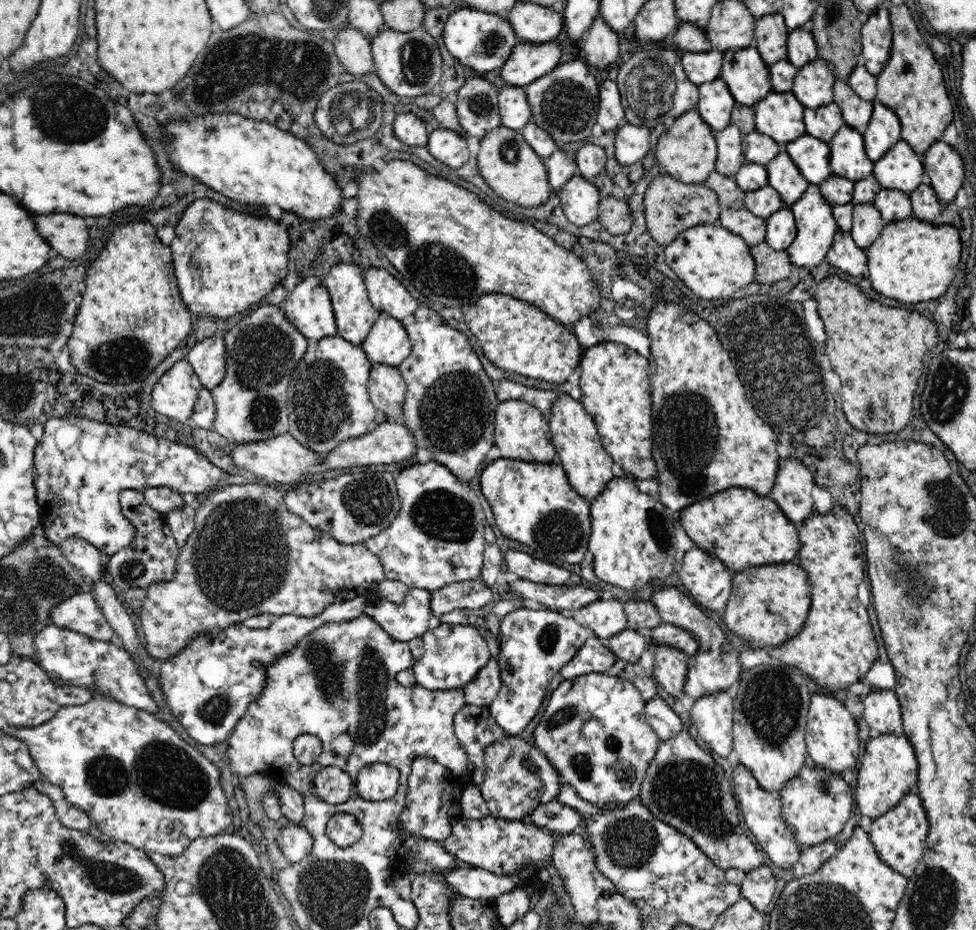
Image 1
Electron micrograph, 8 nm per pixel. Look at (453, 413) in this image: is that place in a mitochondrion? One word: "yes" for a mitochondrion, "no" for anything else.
yes

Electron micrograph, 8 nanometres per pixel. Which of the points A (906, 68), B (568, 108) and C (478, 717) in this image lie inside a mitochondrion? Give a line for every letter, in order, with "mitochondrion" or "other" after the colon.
A: other
B: mitochondrion
C: other

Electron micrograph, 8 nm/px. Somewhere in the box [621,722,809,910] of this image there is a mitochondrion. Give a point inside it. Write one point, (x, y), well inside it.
(689, 791)

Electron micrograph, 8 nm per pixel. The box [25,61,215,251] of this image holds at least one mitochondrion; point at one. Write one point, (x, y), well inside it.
(69, 116)

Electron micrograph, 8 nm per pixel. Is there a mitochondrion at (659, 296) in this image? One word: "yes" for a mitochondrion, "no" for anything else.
no

